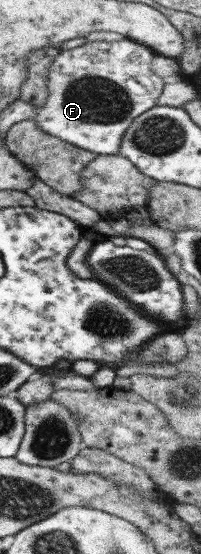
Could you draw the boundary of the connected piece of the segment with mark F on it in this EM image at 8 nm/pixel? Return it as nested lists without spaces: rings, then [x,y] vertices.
[[[122,39],[122,41],[90,41],[83,45],[63,50],[48,62],[46,66],[46,100],[36,106],[36,114],[31,120],[36,127],[52,137],[66,141],[80,149],[93,154],[116,154],[120,138],[129,127],[130,122],[148,109],[156,106],[164,82],[162,77],[150,71],[150,64],[156,54],[139,43]]]

